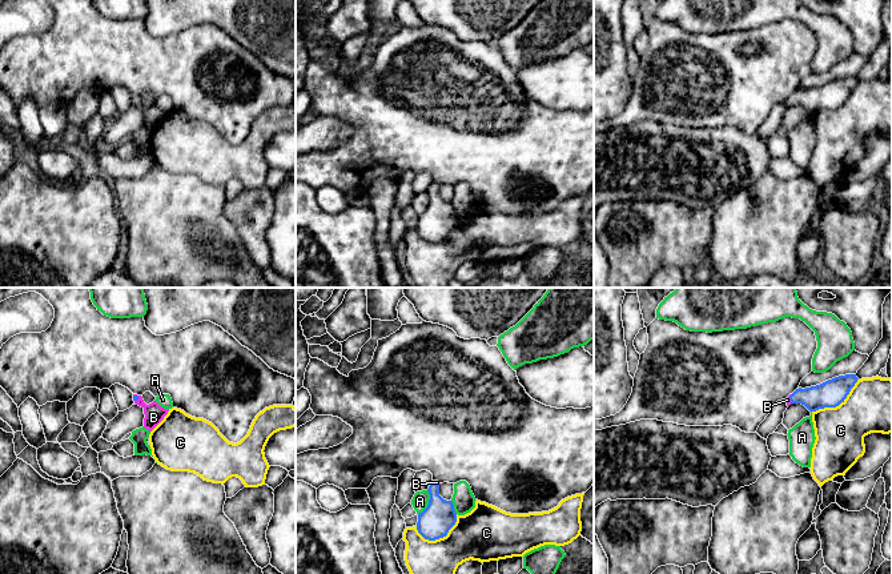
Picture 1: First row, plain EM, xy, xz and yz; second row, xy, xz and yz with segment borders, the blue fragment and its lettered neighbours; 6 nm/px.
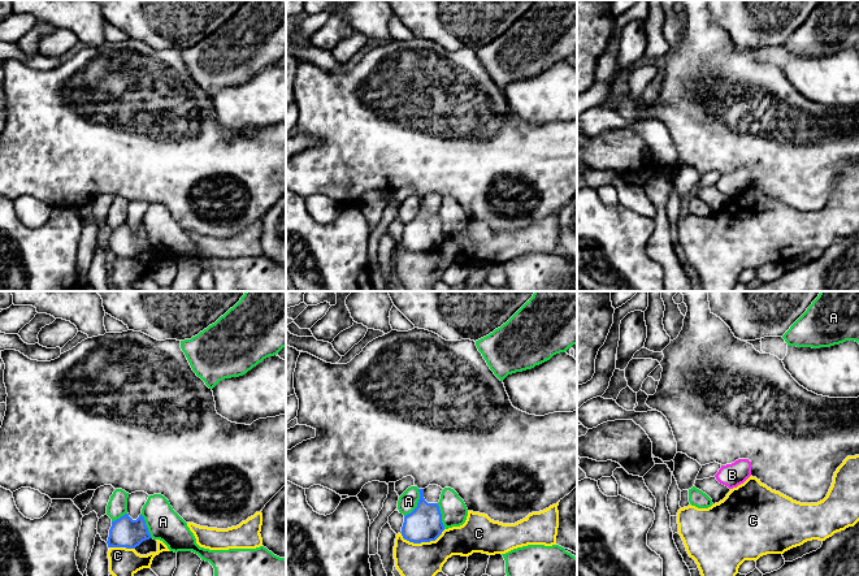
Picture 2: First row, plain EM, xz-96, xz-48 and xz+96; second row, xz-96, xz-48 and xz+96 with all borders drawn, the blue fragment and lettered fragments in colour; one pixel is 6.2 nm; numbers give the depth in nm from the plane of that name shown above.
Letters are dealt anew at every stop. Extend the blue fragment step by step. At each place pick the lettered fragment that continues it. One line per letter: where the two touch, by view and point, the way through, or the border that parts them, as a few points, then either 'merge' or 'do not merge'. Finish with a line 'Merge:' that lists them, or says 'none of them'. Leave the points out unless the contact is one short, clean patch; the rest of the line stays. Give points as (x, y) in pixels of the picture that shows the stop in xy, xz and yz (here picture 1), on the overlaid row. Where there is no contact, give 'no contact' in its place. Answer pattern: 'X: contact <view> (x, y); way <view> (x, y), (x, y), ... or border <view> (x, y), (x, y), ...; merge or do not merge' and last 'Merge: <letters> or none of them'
A: contact xz (429, 502); do not merge
B: contact xy (137, 397); way xy (135, 397), (137, 397), (153, 412); merge
C: contact xz (441, 537); border xz (457, 514), (455, 524), (442, 537), (426, 540), (416, 529); do not merge
Merge: B

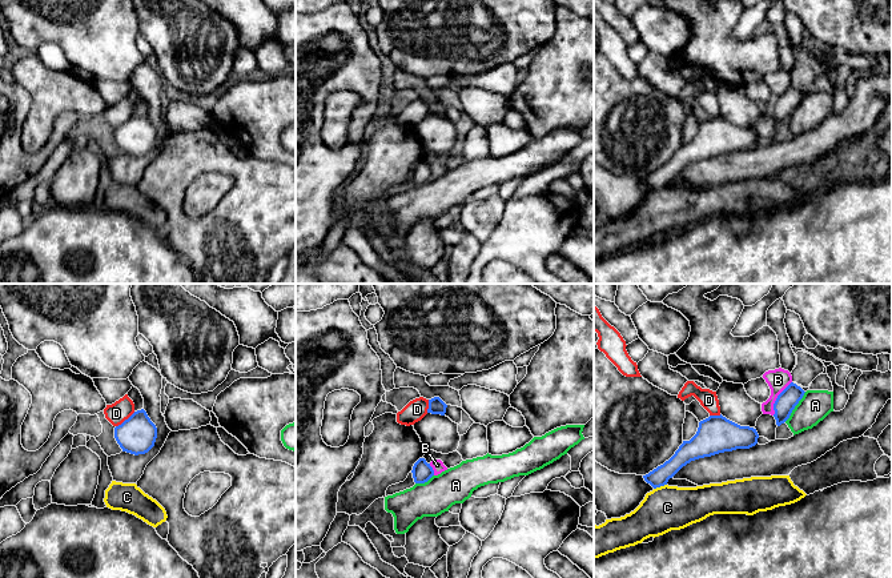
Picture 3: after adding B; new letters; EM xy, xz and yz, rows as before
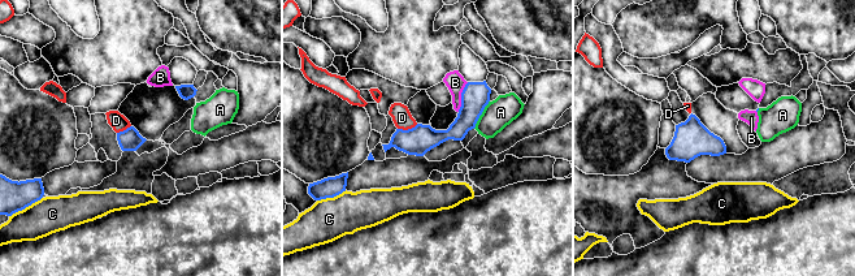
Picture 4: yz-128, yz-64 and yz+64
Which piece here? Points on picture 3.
A: contact yz (795, 405); do not merge
B: contact yz (776, 398); do not merge
C: contact yz (659, 486); do not merge
D: contact xy (125, 420); do not merge
Merge: none of them

